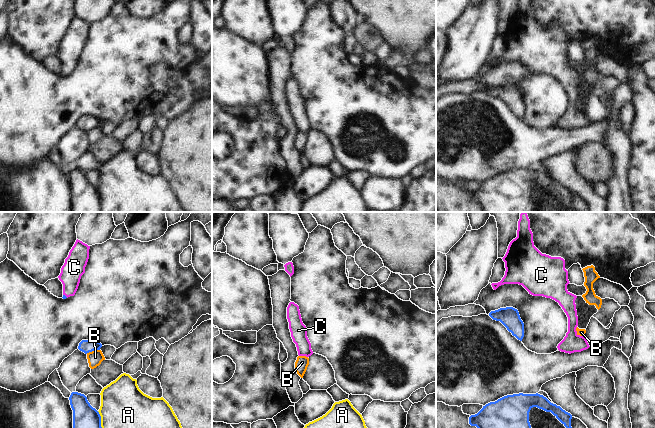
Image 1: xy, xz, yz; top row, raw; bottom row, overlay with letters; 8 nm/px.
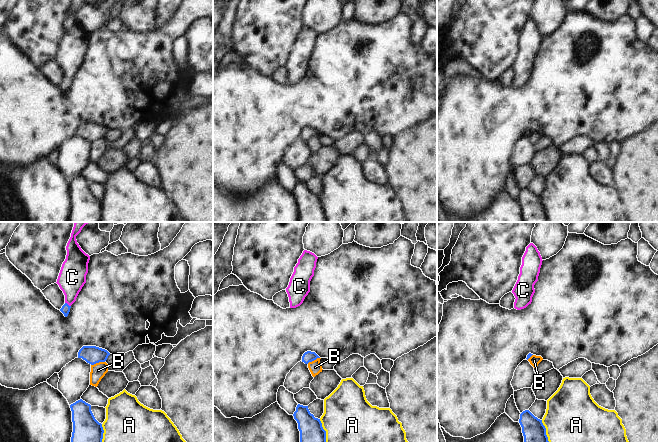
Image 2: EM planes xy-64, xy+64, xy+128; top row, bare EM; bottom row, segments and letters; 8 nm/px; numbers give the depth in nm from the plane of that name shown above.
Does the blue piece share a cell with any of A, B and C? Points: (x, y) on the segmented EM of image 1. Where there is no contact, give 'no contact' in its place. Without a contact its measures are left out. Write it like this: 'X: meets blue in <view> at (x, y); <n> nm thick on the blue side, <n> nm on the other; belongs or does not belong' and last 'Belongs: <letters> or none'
A: meets blue in xy at (100, 419); 190 nm thick on the blue side, 360 nm on the other; does not belong
B: meets blue in xy at (92, 350); 110 nm thick on the blue side, 120 nm on the other; does not belong
C: meets blue in xy at (64, 295); 30 nm thick on the blue side, 180 nm on the other; belongs
Belongs: C

